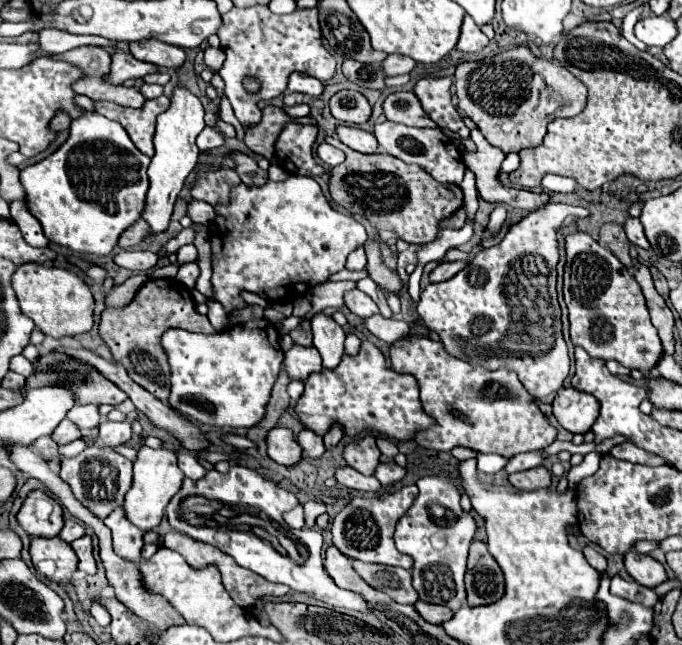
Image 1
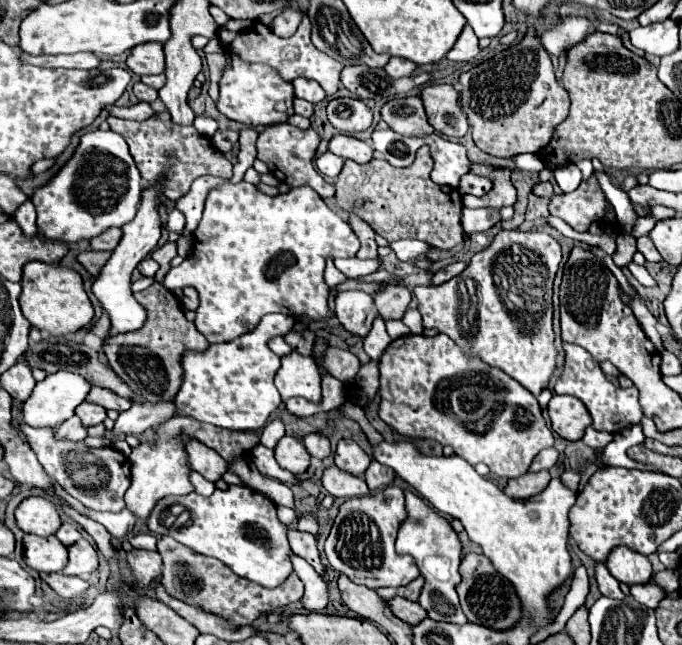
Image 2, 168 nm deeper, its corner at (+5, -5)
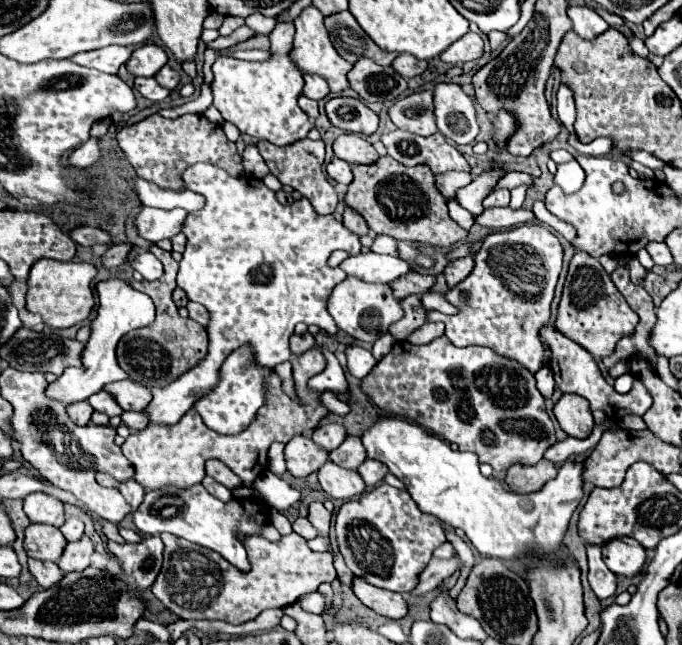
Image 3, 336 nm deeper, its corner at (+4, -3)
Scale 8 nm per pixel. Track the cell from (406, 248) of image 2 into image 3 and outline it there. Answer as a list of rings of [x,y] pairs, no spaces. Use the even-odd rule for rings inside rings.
[[[375,236],[373,244],[371,244],[371,252],[377,252],[377,254],[391,254],[391,256],[397,256],[397,240],[391,238],[391,236]]]

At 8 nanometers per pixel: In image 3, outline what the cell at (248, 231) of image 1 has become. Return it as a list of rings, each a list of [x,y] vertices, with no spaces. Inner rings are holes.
[[[199,162],[195,166],[189,166],[181,174],[181,180],[185,190],[205,196],[205,206],[197,212],[189,212],[181,226],[181,232],[187,236],[187,246],[179,264],[177,286],[185,290],[189,300],[203,304],[211,314],[211,322],[207,328],[209,354],[207,358],[203,358],[203,362],[199,362],[199,366],[193,366],[191,370],[187,370],[187,374],[171,382],[171,386],[151,390],[153,400],[147,406],[147,414],[149,422],[159,424],[179,422],[181,416],[189,412],[199,398],[203,398],[203,394],[211,392],[215,388],[215,382],[219,382],[219,366],[225,362],[227,354],[231,354],[239,346],[249,346],[259,366],[273,368],[275,364],[289,360],[291,356],[289,336],[293,334],[297,322],[315,324],[327,334],[335,336],[339,328],[335,326],[335,320],[327,314],[327,298],[331,290],[341,280],[345,280],[347,274],[343,270],[331,268],[327,260],[333,250],[347,250],[349,254],[361,252],[359,236],[349,232],[331,214],[329,216],[317,214],[311,202],[307,202],[305,198],[293,202],[291,206],[283,206],[275,198],[275,192],[269,190],[259,178],[251,176],[235,178],[219,166]]]

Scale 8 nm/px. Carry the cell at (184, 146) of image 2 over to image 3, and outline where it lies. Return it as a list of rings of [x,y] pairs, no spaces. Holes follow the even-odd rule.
[[[153,114],[133,126],[121,128],[117,132],[117,142],[119,142],[119,148],[125,152],[127,160],[131,162],[131,166],[135,168],[135,172],[145,180],[155,182],[161,188],[181,190],[183,182],[179,174],[195,162],[209,162],[209,164],[221,166],[231,176],[243,174],[241,156],[237,154],[235,142],[229,142],[221,126],[209,122],[203,114],[201,116],[185,114],[177,120],[167,120],[161,114]]]

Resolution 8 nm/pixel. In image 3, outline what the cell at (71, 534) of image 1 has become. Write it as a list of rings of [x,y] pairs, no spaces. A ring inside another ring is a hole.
[[[67,518],[61,526],[61,532],[67,538],[67,542],[75,542],[83,536],[83,522],[79,518]]]

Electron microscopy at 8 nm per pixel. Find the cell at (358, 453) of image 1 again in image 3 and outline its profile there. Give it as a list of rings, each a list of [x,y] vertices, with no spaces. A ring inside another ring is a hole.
[[[347,436],[345,442],[329,454],[329,458],[331,458],[335,464],[339,464],[341,468],[351,468],[351,470],[355,470],[359,464],[365,462],[367,454],[365,454],[365,448],[363,448],[363,444],[361,444],[361,438],[357,438],[357,436]]]

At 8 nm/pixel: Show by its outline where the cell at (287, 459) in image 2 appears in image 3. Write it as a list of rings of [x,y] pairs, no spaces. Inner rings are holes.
[[[295,436],[285,446],[285,458],[287,458],[287,470],[295,478],[307,478],[311,472],[317,472],[329,460],[329,452],[317,446],[307,436]]]

